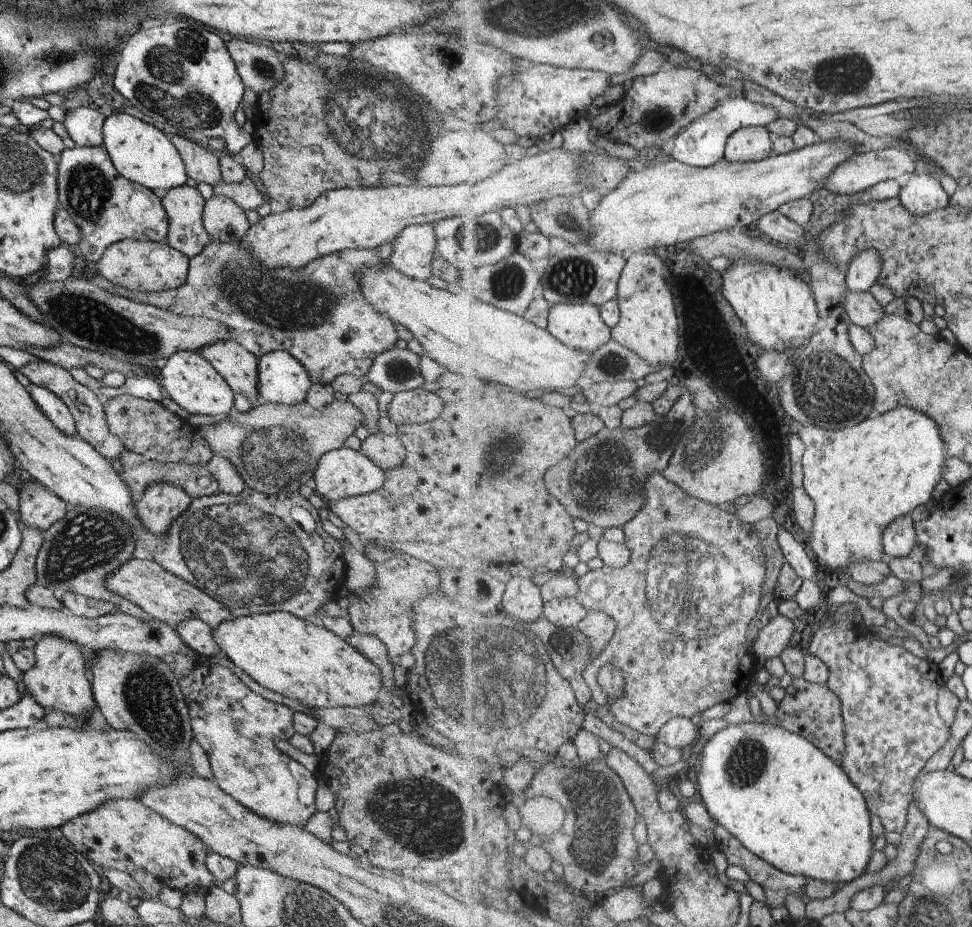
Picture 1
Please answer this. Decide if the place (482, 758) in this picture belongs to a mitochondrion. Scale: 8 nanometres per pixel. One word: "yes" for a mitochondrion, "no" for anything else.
no

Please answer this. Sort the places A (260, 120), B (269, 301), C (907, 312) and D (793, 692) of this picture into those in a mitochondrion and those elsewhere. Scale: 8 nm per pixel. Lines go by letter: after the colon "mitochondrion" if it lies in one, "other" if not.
A: other
B: mitochondrion
C: other
D: other

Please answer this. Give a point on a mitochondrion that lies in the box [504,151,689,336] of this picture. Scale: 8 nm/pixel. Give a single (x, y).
(571, 277)

